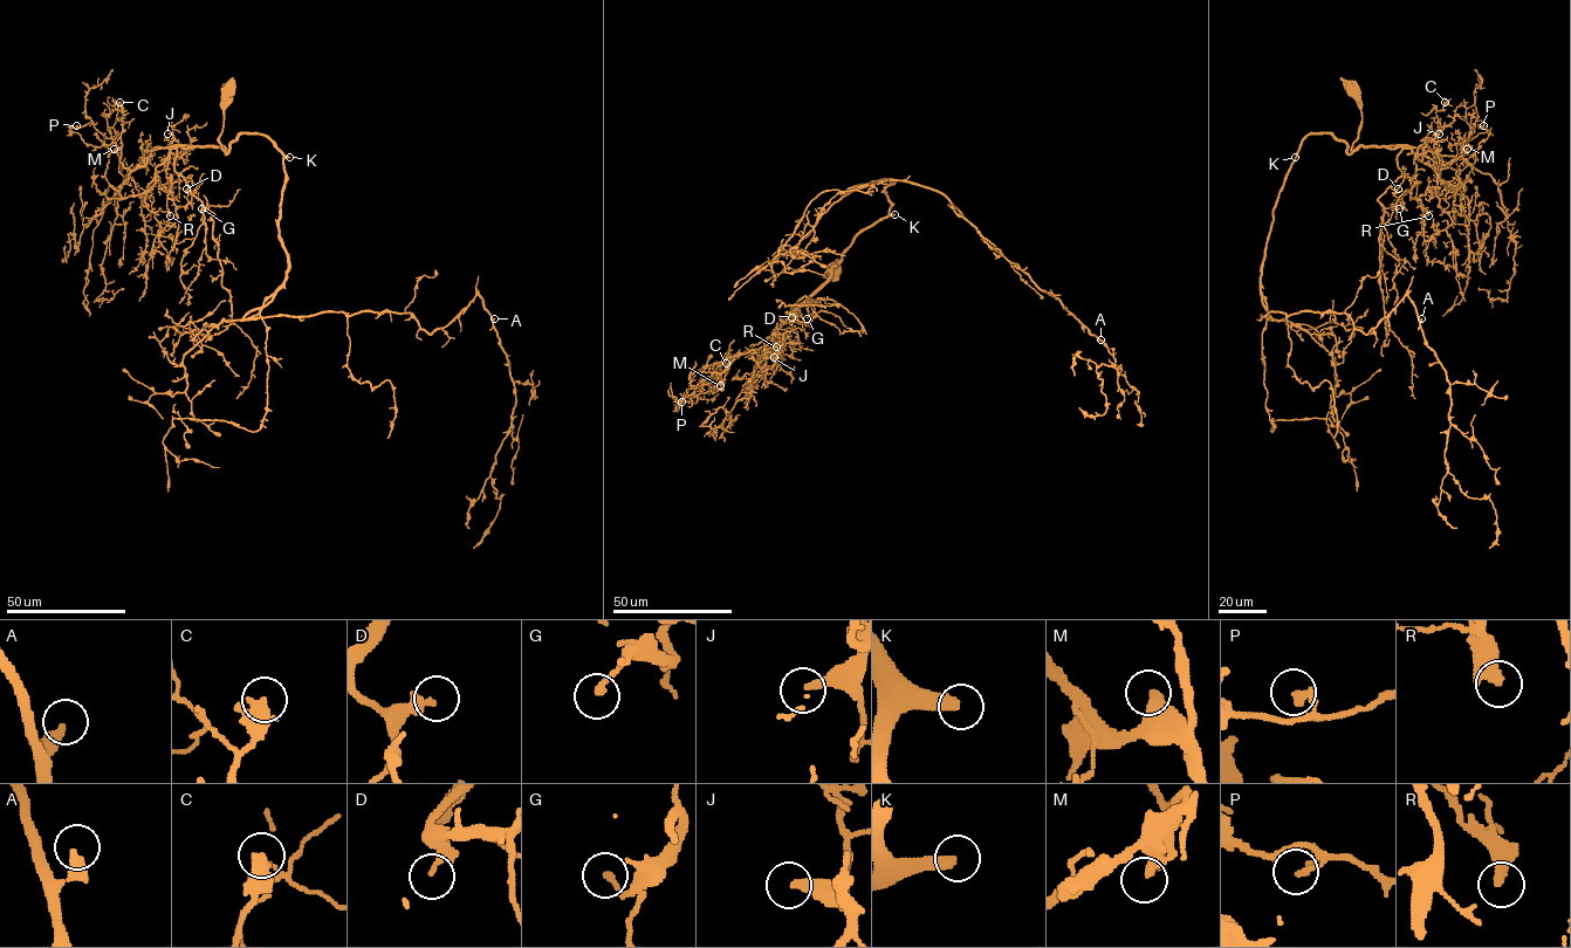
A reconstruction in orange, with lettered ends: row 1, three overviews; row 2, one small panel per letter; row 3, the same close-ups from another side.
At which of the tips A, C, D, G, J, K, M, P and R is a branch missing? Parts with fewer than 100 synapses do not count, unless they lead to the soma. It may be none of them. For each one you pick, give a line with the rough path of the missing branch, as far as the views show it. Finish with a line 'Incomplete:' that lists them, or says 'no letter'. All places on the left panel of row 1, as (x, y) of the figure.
K: (289, 157), (359, 183), (388, 153), (446, 152), (492, 184), (514, 294), (541, 343), (547, 299)
Incomplete: K

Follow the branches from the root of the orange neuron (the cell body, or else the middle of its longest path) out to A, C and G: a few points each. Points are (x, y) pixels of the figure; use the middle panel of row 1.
A: (834, 272), (824, 275), (889, 215), (893, 181), (865, 186), (912, 181), (941, 192), (1100, 339)
C: (834, 272), (829, 280), (827, 270), (827, 280), (754, 354), (743, 352), (726, 369), (727, 354), (726, 363)
G: (834, 272), (780, 316), (787, 321), (805, 296), (814, 308), (807, 318)

